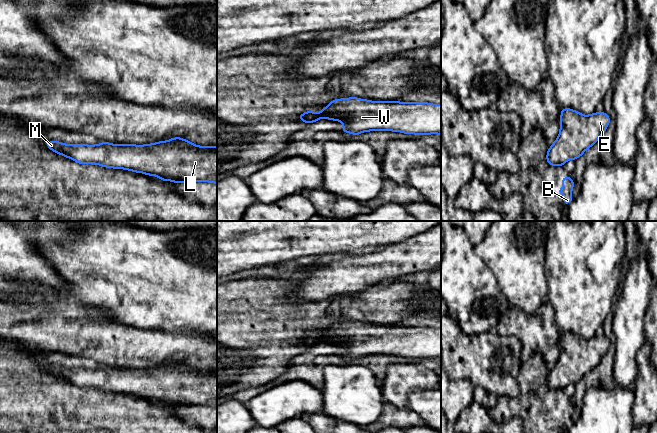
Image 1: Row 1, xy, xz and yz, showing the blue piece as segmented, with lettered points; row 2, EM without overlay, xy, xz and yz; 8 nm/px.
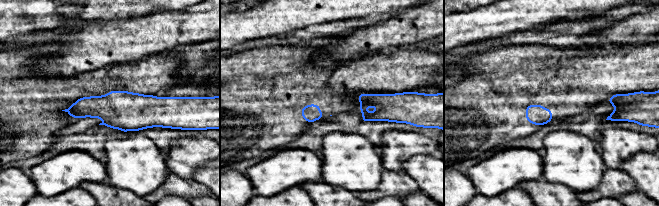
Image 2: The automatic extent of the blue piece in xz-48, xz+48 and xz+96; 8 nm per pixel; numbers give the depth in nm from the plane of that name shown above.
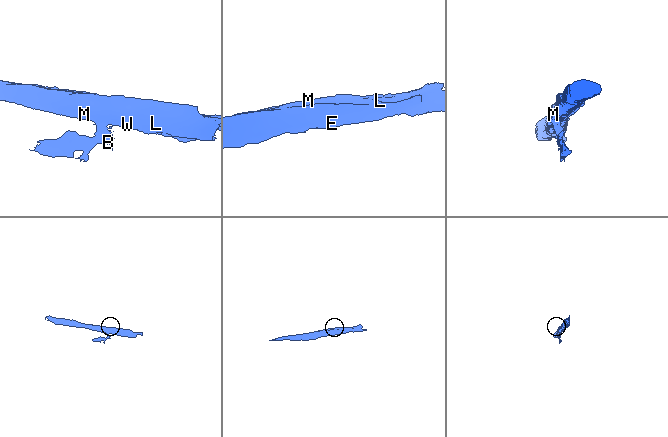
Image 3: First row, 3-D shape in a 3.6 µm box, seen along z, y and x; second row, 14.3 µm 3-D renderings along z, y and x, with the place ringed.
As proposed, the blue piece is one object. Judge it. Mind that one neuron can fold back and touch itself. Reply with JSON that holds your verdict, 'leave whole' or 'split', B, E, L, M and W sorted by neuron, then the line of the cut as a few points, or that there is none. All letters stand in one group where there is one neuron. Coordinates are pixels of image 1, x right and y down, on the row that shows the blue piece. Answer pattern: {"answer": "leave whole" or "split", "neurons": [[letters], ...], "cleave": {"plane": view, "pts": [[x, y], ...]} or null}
{"answer": "split", "neurons": [["B"], ["E", "L", "M", "W"]], "cleave": {"plane": "xz", "pts": [[322, 110], [324, 115], [320, 118]]}}

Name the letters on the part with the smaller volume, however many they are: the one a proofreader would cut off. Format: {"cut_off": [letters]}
{"cut_off": ["B"]}

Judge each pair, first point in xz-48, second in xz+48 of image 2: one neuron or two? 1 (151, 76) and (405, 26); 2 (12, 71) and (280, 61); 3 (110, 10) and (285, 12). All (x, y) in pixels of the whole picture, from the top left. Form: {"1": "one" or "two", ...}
{"1": "two", "2": "one", "3": "one"}

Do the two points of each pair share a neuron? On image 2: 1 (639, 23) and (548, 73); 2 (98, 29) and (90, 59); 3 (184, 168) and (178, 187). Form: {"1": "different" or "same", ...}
{"1": "different", "2": "same", "3": "different"}

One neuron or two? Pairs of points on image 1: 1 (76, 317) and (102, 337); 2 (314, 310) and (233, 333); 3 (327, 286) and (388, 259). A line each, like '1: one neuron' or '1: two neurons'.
1: one neuron
2: one neuron
3: one neuron

